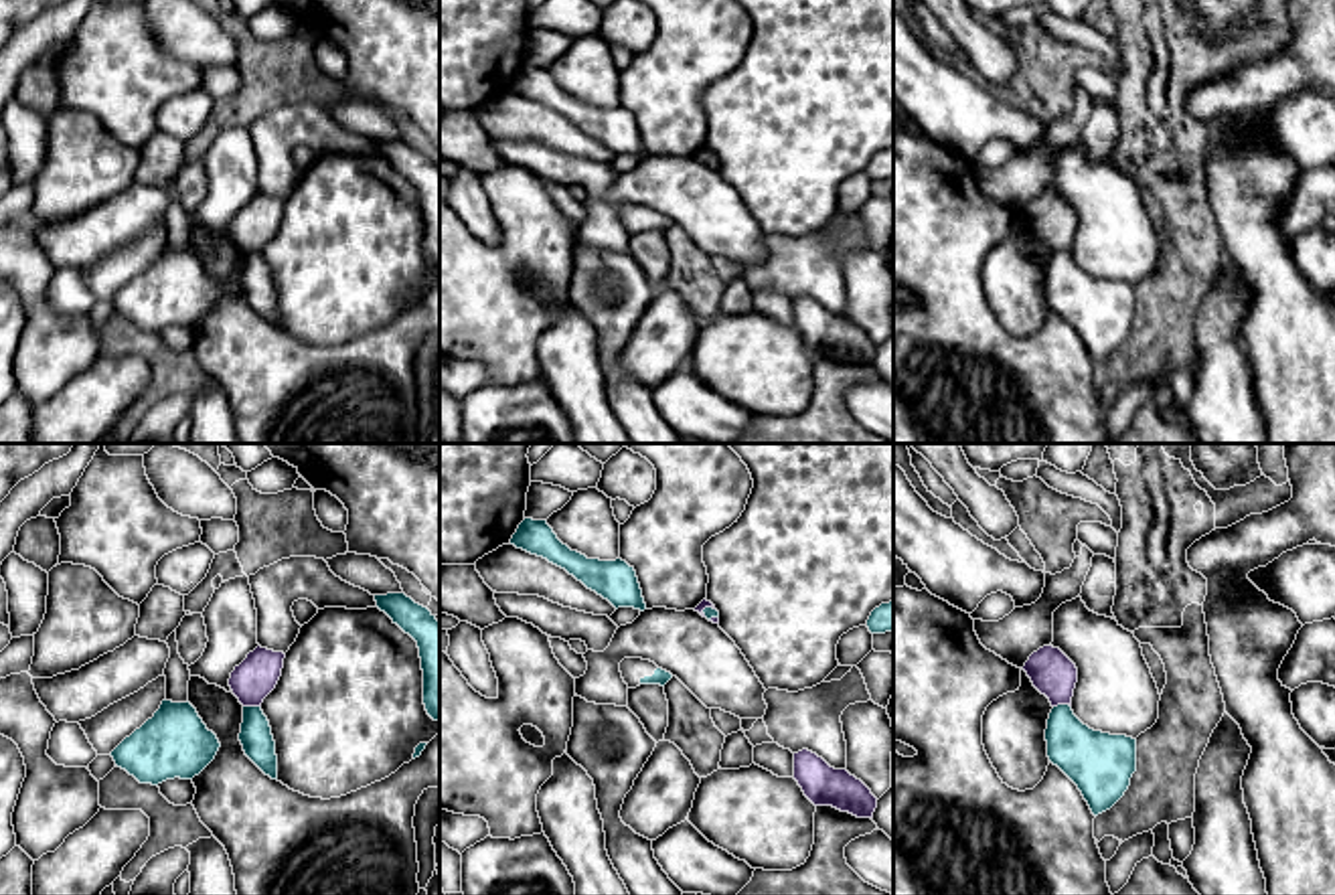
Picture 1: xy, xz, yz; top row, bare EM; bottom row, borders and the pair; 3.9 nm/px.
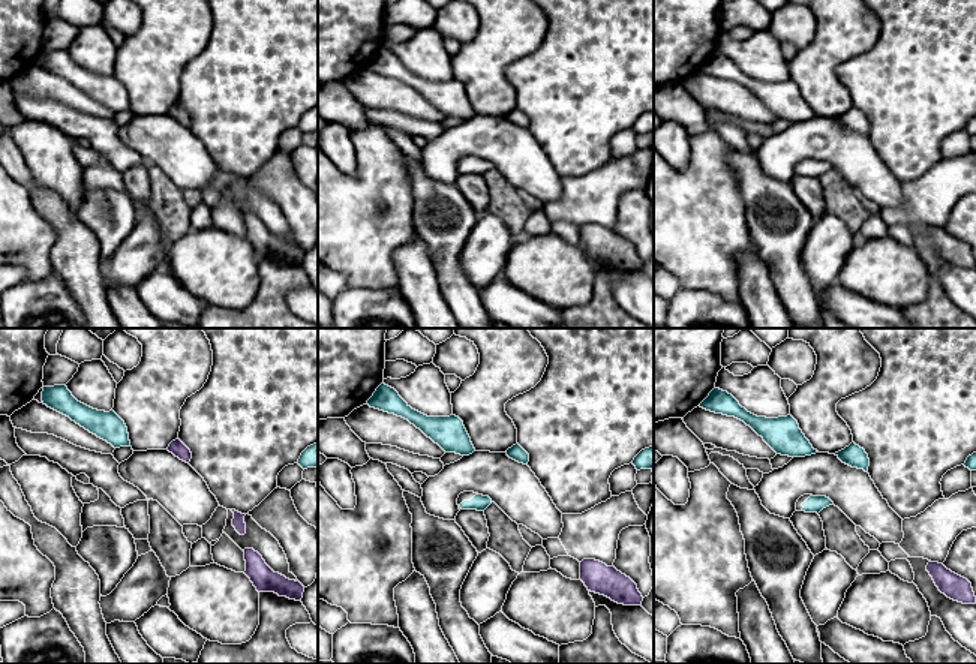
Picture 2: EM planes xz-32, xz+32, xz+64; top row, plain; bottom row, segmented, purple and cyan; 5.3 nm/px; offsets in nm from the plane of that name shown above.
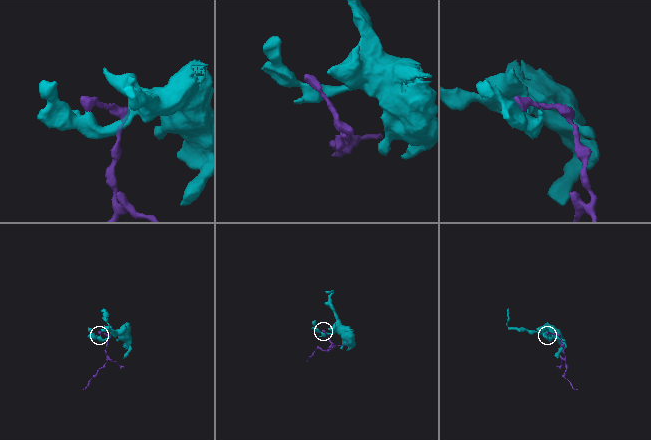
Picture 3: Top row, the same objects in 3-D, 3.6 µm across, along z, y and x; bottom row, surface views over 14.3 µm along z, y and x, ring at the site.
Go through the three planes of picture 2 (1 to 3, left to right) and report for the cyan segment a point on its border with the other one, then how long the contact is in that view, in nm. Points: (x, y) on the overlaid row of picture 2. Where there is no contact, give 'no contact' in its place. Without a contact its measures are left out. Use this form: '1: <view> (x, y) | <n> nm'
1: no contact
2: no contact
3: no contact

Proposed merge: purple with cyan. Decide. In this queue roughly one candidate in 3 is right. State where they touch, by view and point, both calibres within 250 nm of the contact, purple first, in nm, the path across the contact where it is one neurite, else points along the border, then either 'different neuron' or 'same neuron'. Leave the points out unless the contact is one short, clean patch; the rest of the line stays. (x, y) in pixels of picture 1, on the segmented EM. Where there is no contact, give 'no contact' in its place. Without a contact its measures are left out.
contact xy (252, 705); calibres 170 and 130 nm; way xy (256, 677), (252, 681), (252, 705), (256, 736); same neuron

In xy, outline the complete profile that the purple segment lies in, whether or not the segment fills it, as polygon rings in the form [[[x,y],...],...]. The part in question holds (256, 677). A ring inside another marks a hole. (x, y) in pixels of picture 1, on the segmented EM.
[[[257,646],[239,666],[235,666],[229,678],[233,695],[243,705],[239,733],[243,751],[271,780],[278,780],[278,755],[261,703],[276,688],[282,676],[284,658],[284,652]]]

